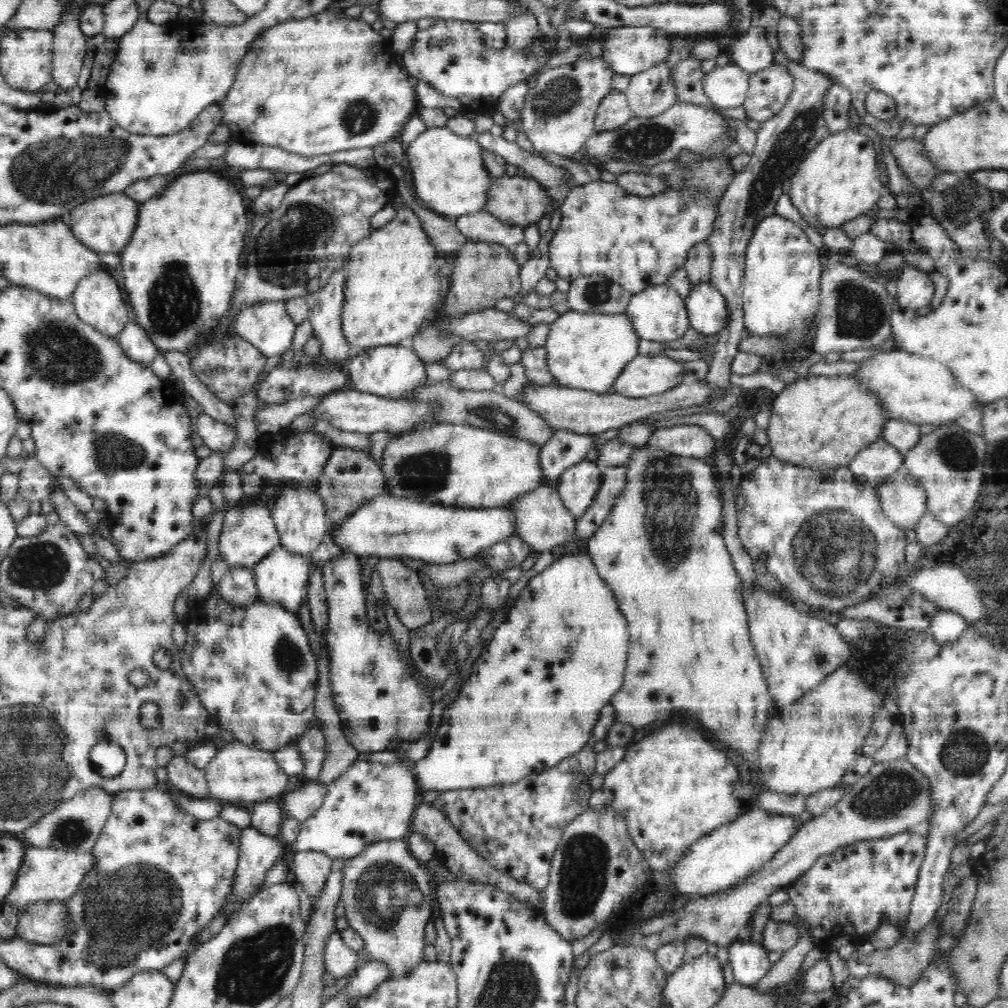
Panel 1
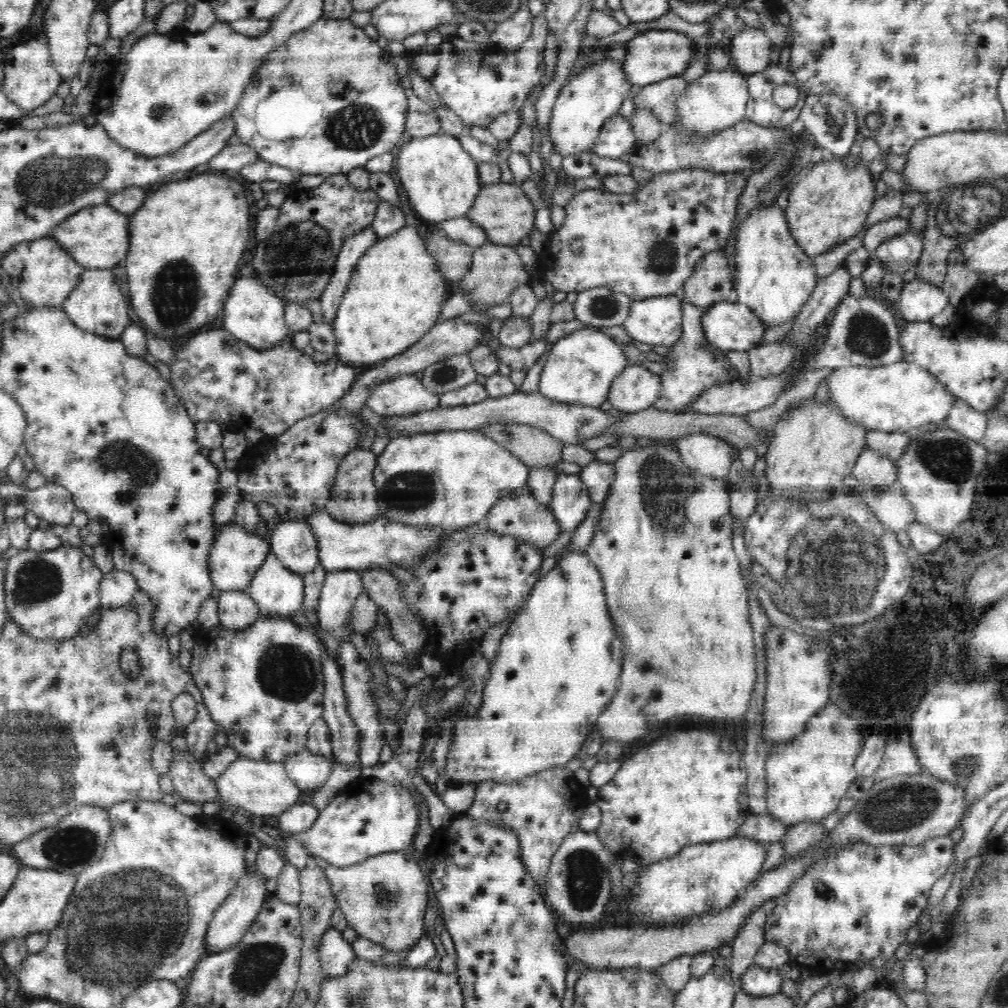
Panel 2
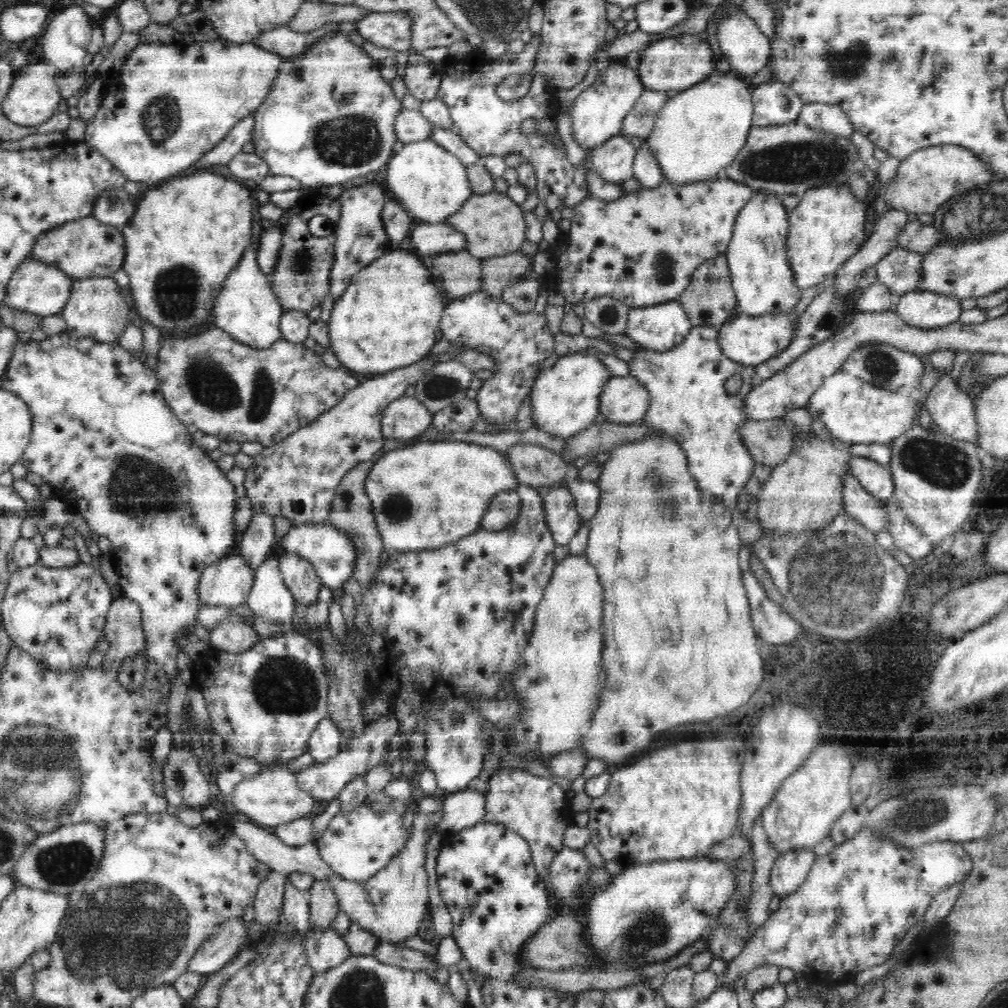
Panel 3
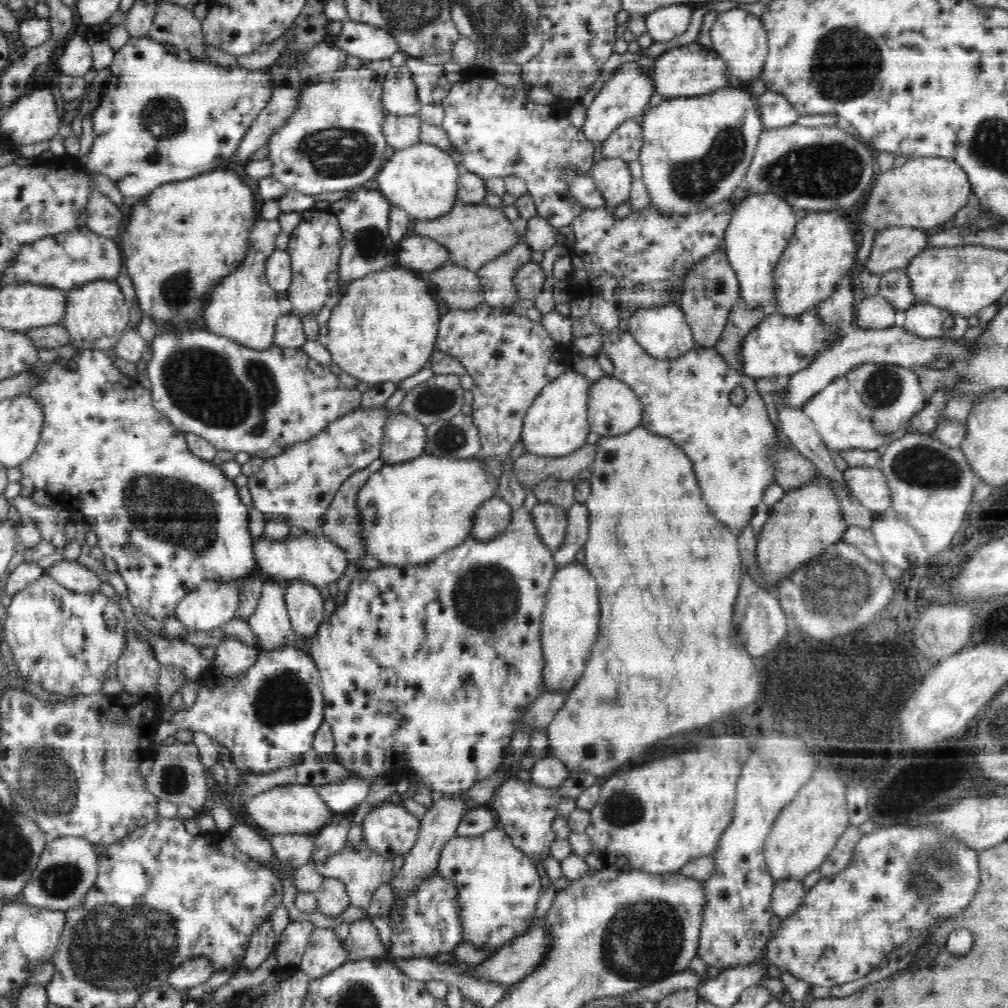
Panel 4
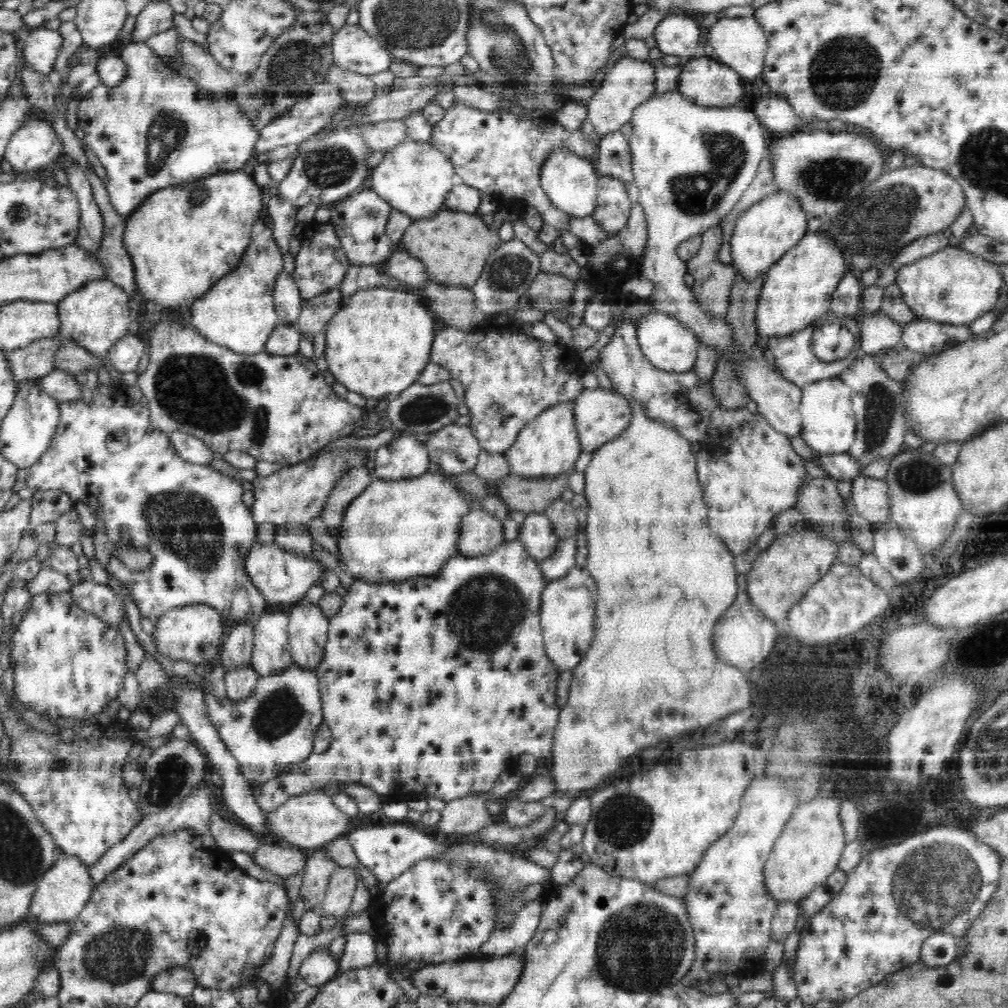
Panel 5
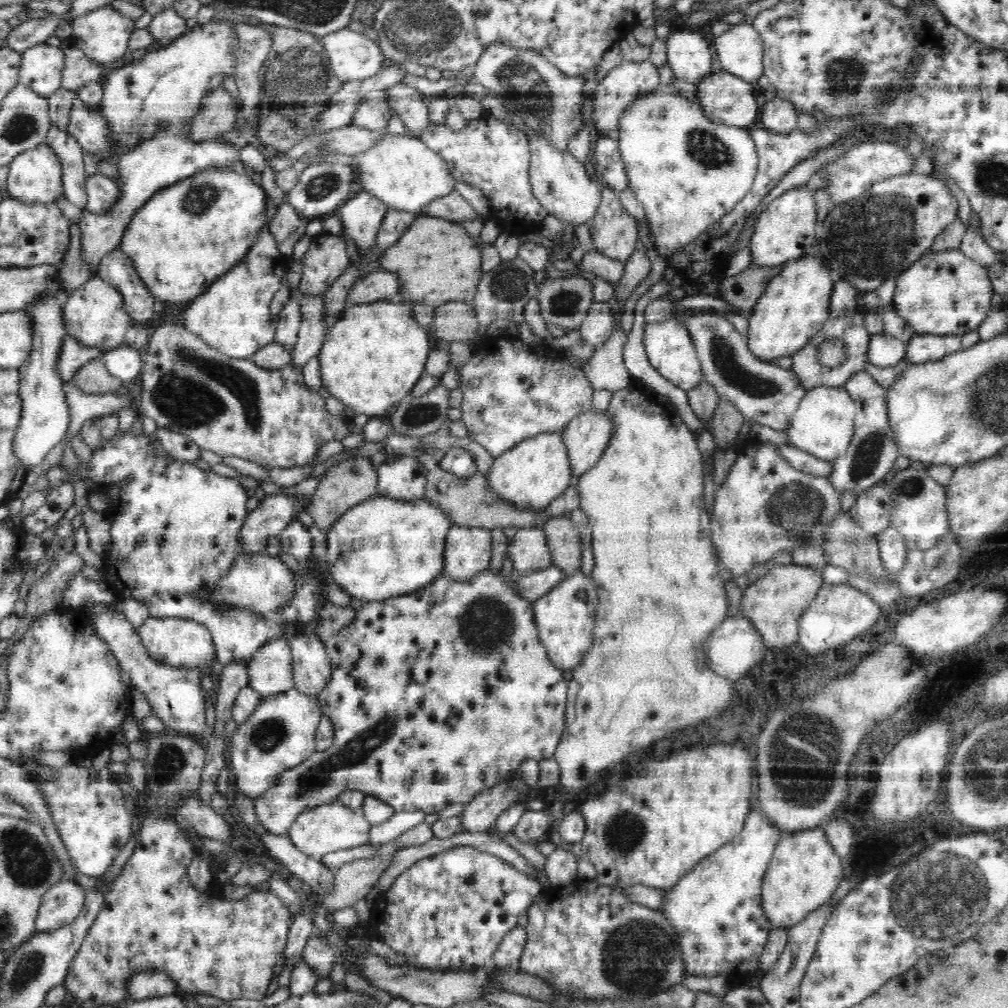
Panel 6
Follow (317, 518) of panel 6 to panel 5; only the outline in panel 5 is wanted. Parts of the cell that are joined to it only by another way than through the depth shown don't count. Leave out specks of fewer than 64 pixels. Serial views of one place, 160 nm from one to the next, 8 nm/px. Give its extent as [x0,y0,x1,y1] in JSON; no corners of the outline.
[320,465,372,540]

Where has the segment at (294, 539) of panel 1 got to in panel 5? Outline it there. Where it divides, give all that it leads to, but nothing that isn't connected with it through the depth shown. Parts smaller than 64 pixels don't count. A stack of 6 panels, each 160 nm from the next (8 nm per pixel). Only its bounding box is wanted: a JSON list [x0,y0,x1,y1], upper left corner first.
[287,598,329,672]

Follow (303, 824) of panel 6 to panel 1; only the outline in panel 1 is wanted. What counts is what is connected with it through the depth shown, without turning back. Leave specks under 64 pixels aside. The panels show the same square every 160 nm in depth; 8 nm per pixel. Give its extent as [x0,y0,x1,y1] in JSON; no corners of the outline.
[203,741,288,806]

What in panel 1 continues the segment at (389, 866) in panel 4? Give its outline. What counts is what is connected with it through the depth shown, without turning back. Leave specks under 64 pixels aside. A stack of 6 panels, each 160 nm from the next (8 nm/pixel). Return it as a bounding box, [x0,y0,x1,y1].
[264,759,420,888]

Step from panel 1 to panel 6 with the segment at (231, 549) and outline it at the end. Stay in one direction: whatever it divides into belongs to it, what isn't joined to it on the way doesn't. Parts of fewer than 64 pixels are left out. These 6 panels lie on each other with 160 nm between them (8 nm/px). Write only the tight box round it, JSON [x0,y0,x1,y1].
[138,617,218,674]

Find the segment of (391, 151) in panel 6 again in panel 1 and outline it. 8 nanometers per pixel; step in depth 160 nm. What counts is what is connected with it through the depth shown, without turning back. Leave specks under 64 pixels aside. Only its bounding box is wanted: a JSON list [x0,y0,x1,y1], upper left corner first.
[405,126,494,220]

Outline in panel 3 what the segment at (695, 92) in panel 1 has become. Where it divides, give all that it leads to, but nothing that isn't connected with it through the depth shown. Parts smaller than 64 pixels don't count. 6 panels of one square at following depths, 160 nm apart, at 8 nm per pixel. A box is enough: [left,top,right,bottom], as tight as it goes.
[620,89,668,141]

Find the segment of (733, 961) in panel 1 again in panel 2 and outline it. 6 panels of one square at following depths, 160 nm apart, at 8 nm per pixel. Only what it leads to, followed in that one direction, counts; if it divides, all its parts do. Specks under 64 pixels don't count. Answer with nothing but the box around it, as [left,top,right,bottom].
[739,963,782,997]

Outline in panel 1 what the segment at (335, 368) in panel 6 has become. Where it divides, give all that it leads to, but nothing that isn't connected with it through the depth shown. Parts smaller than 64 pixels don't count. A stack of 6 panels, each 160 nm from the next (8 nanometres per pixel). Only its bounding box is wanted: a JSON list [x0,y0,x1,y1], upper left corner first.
[341,205,445,352]

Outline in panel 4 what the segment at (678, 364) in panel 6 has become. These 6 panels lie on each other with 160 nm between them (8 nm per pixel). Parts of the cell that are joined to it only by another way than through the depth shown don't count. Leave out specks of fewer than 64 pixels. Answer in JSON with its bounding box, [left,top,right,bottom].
[624,304,696,360]

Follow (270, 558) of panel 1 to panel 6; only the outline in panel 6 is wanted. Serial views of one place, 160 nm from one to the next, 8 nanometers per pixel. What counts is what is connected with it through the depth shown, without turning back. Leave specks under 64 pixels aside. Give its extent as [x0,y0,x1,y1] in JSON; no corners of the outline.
[247,635,294,698]

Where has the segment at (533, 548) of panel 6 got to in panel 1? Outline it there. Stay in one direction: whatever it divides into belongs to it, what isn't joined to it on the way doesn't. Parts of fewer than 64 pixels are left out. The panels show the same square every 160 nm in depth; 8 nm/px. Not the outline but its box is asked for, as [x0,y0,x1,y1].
[556,465,601,518]

